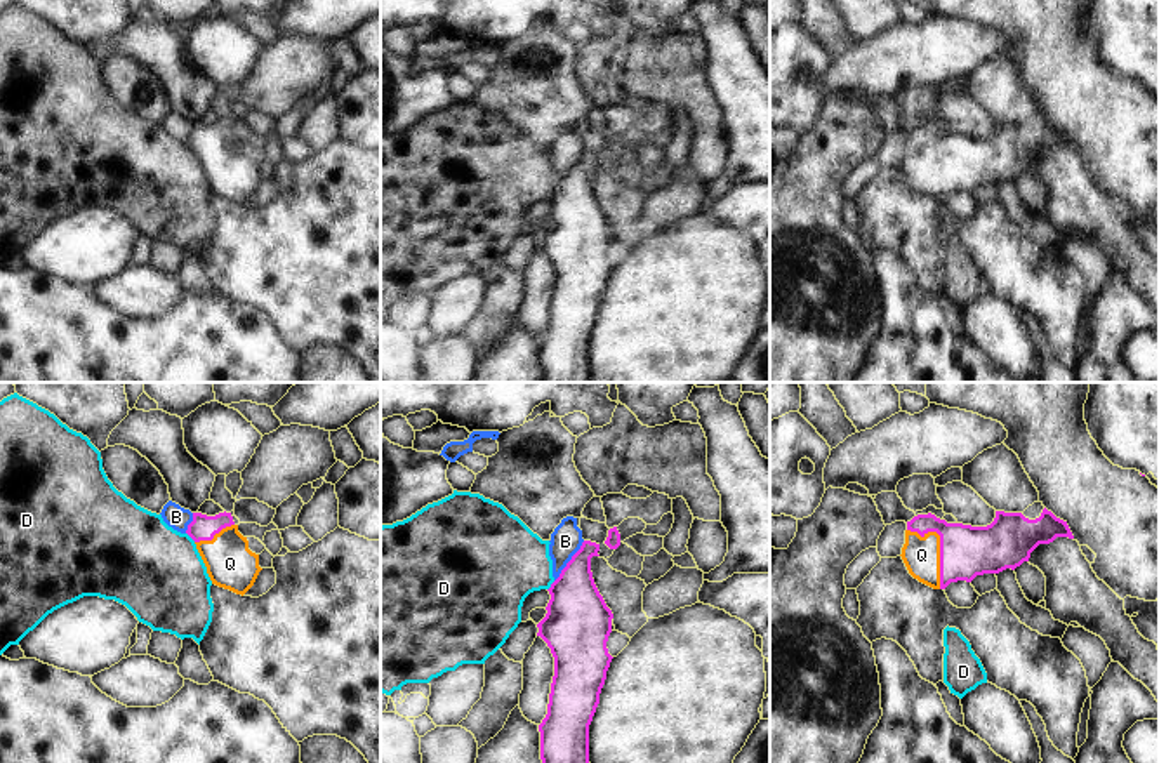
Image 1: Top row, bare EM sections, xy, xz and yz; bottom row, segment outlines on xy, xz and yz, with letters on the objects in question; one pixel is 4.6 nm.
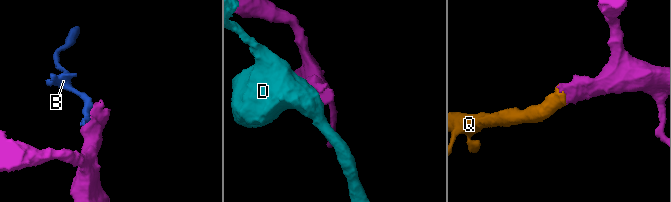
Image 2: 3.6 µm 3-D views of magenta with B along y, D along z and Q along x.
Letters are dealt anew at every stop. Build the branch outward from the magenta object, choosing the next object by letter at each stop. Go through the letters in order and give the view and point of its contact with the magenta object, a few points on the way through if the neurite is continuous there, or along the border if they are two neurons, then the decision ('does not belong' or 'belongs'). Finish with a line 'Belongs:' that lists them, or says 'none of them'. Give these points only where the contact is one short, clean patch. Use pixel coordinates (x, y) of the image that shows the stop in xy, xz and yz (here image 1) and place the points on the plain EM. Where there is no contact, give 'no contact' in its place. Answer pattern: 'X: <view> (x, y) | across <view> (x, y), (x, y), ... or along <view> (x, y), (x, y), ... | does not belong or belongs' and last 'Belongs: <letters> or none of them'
B: xz (569, 172) | along xz (584, 152), (555, 192) | does not belong
D: xy (192, 148) | along xy (186, 143), (195, 152) | does not belong
Q: yz (940, 157) | across yz (966, 162), (940, 157), (933, 164), (921, 165) | belongs
Belongs: Q

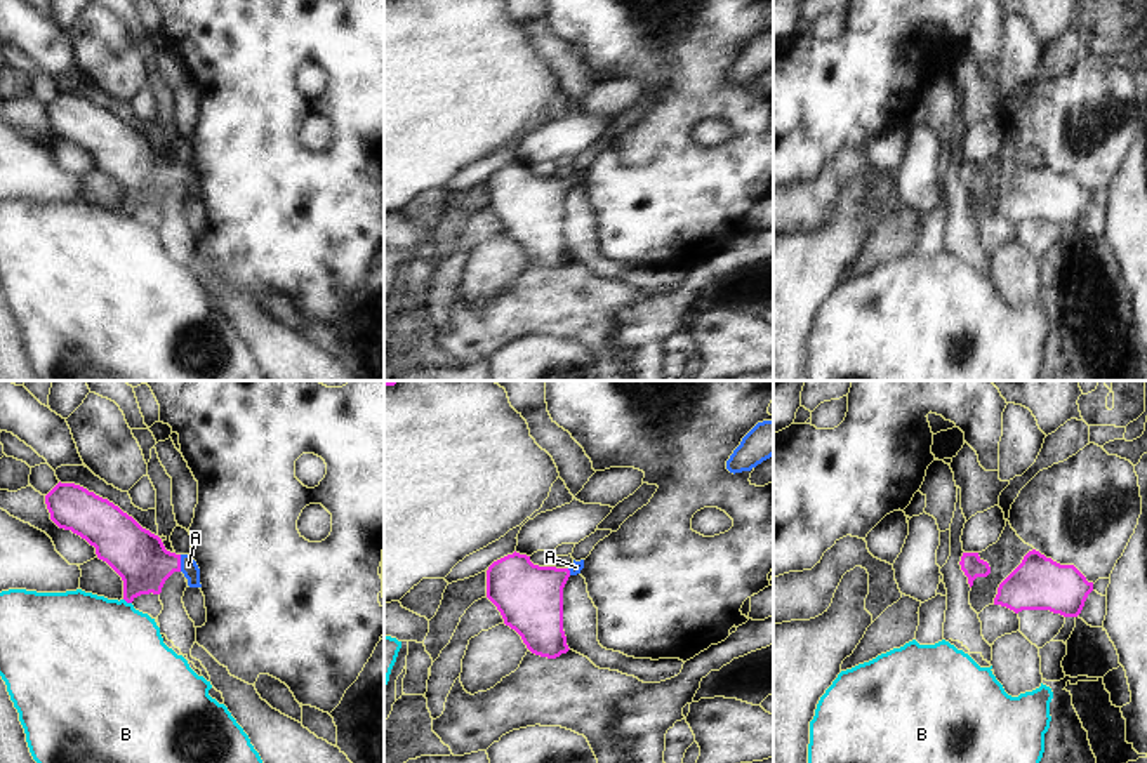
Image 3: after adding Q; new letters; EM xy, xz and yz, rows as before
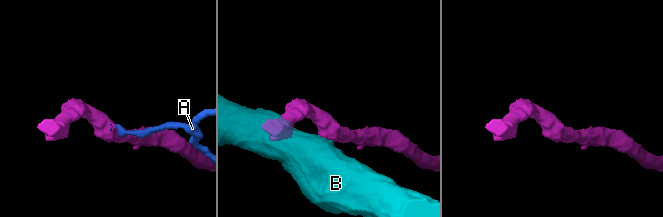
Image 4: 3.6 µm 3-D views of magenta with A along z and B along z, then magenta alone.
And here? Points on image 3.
A: xy (179, 174) | across xy (139, 167), (146, 174), (179, 174), (188, 176) | belongs
B: xy (127, 212) | along xy (124, 209), (131, 214) | does not belong
Belongs: A

